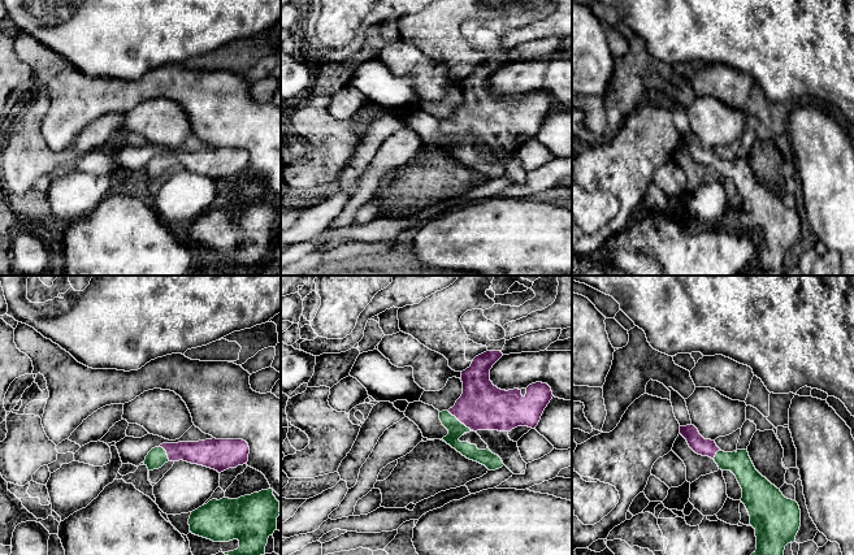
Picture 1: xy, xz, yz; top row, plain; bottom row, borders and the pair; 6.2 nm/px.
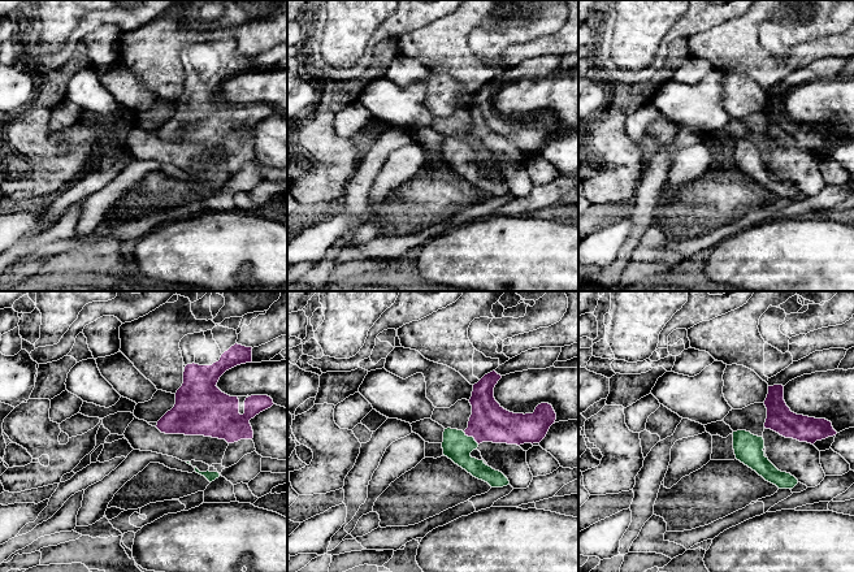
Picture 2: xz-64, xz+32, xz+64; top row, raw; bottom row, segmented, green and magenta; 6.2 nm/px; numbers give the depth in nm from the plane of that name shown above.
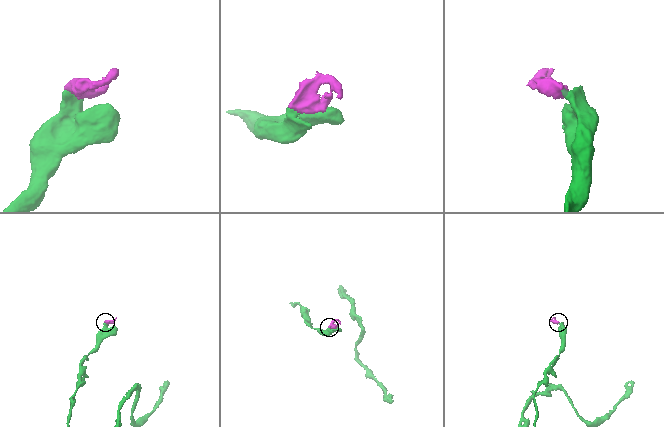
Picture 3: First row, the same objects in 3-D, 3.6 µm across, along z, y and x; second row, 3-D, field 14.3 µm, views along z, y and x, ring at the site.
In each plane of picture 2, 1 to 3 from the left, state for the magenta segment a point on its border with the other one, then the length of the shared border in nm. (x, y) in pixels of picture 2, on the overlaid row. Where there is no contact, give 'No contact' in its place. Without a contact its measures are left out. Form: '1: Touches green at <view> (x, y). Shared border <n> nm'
1: No contact
2: Touches green at xz+32 (471, 437). Shared border 130 nm
3: No contact

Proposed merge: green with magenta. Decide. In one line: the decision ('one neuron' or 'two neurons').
one neuron

